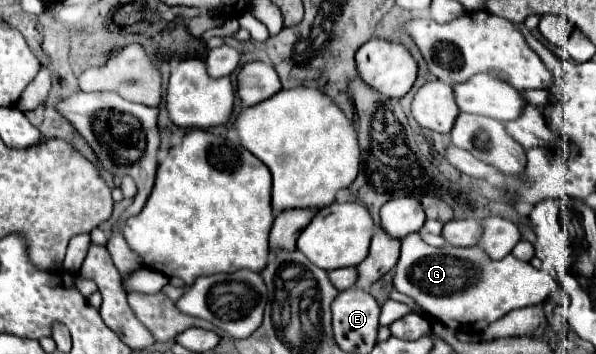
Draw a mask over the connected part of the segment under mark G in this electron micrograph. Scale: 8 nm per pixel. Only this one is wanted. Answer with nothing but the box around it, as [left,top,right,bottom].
[394,233,550,334]

